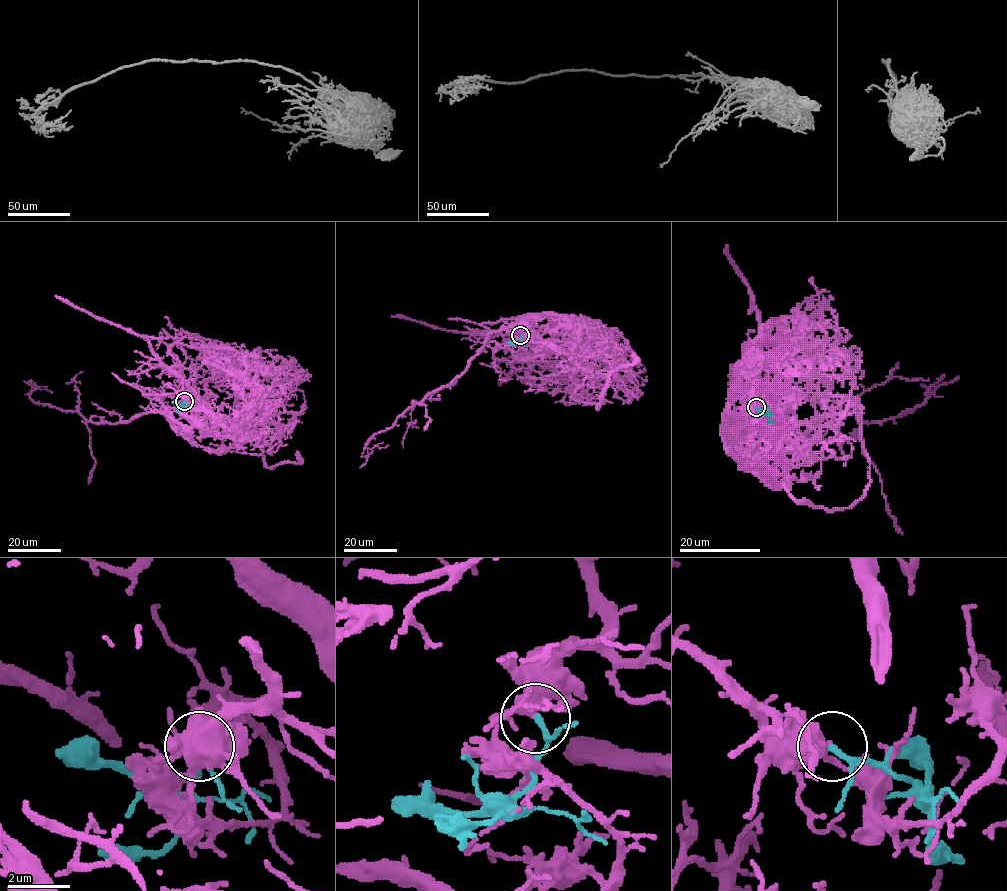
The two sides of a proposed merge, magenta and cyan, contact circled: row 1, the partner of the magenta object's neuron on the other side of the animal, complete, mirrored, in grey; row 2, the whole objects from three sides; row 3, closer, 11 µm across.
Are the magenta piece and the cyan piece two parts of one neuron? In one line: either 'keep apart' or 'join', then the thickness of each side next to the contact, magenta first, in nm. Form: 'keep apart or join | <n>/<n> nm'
keep apart | 340/140 nm

